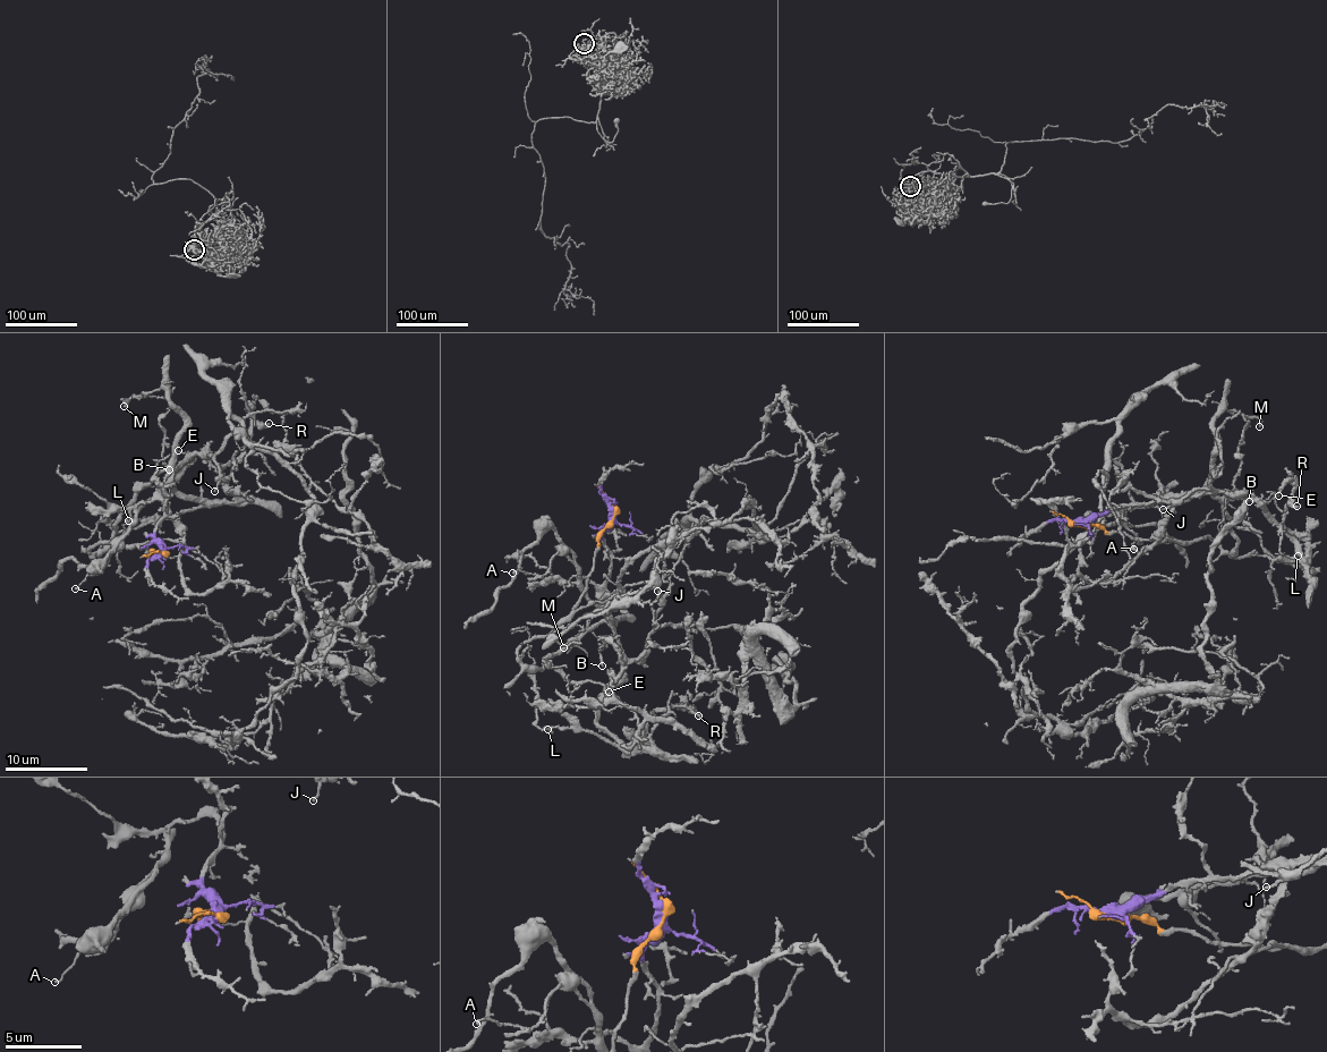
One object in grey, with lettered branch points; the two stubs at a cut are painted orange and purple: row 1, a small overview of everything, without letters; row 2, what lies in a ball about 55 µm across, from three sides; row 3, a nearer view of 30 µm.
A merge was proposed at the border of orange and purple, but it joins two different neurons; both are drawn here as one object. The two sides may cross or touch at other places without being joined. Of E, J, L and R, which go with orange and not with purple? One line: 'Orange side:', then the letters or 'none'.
Orange side: none

